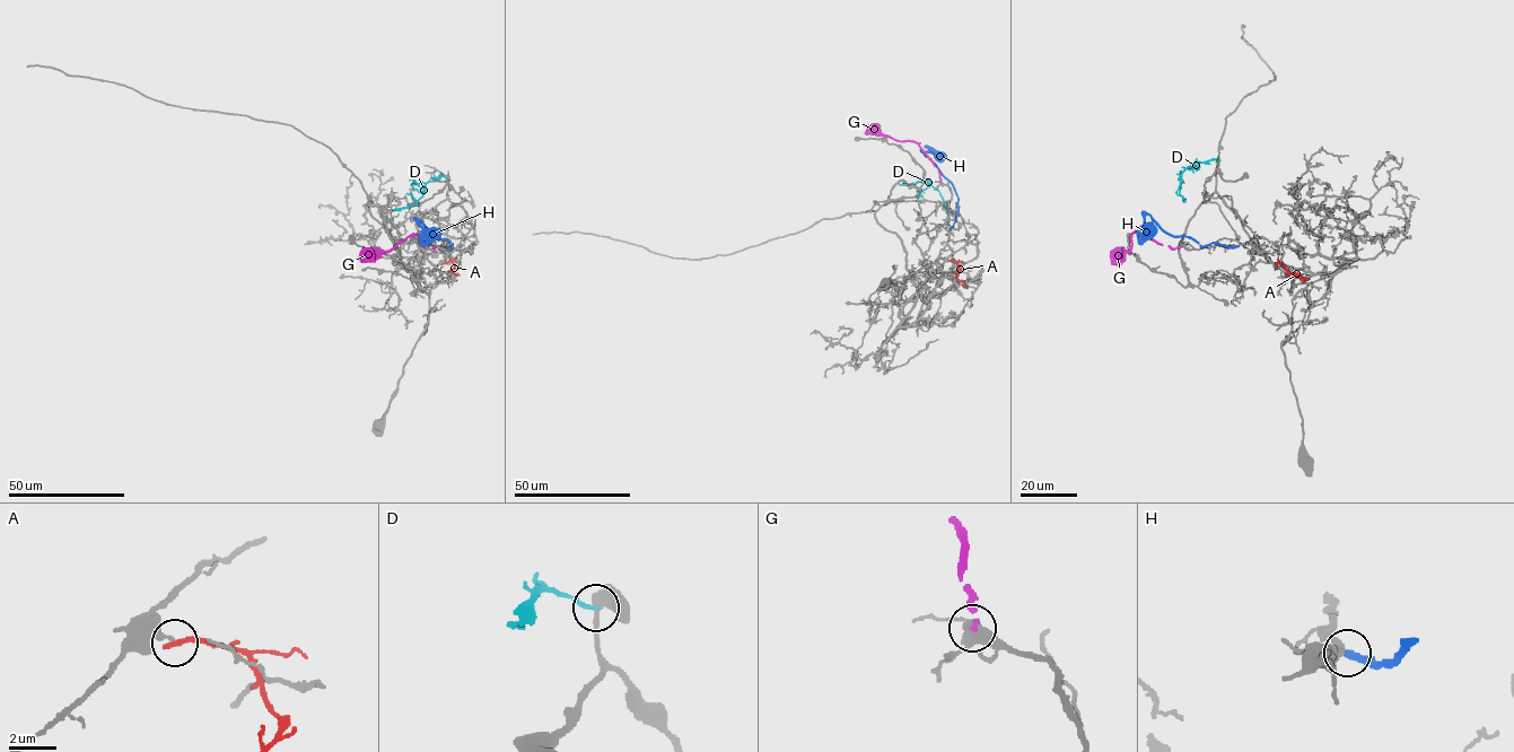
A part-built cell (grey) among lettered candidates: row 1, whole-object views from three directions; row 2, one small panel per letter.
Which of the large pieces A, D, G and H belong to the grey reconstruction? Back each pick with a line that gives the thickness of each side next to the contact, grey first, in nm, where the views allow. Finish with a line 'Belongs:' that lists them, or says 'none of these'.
Belongs: none of these

